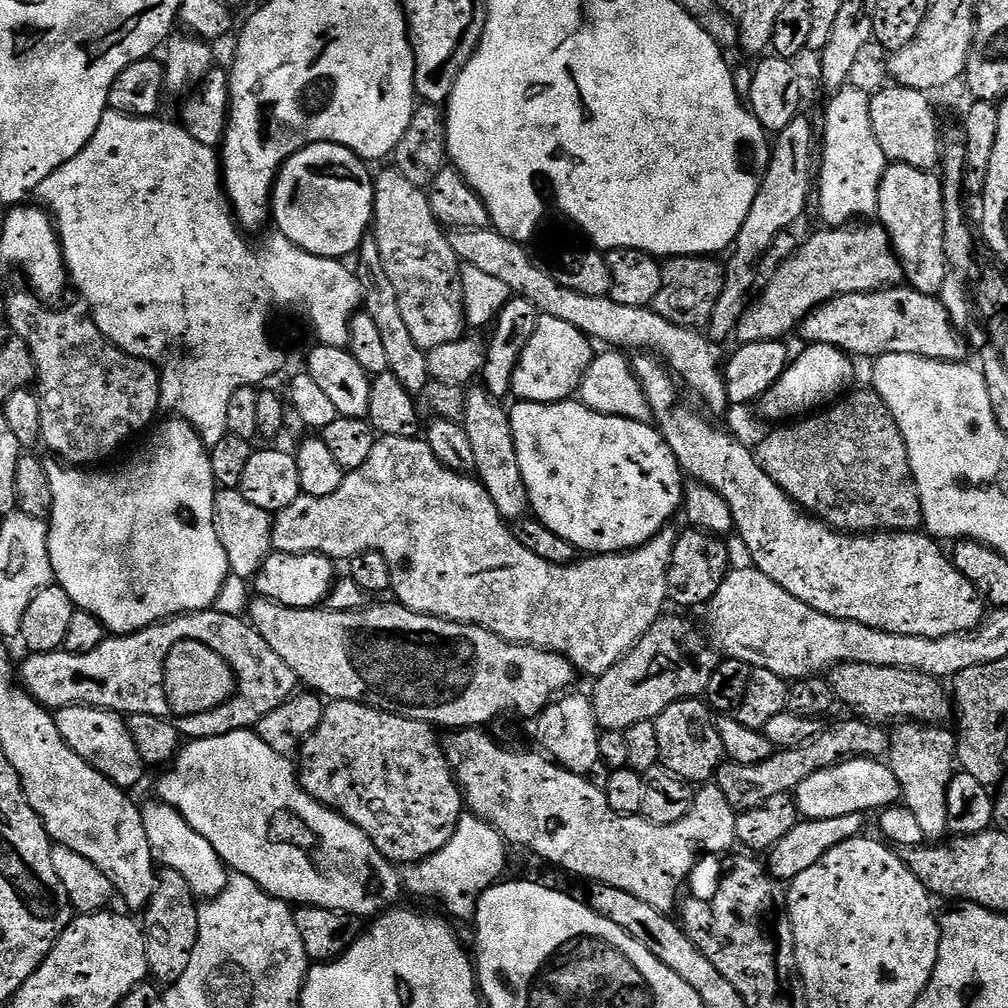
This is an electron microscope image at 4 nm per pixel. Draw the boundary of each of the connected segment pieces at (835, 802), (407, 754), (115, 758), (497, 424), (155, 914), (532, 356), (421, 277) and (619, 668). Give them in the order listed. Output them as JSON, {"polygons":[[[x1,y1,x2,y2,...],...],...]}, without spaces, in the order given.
{"polygons":[[[876,758,843,760,833,768,818,770,818,774,810,774,806,782,796,787,794,795,801,817,806,820,838,818,842,814,855,812,868,814,871,808,883,810,901,799,898,778,894,778,887,763]],[[333,700,325,707,318,730,314,730,300,750,300,785,319,804,333,808,339,816,361,828,387,860,397,866,417,864,442,850,454,838,460,817,466,812,464,794,439,735,433,725,421,720,395,716,359,700]],[[75,704,69,708,59,709,55,713,58,734,94,770,101,772,110,782,114,782,120,788,132,790,132,787,144,776,146,765,138,754,138,746,134,746,134,738,130,738,128,721,119,712,108,712,105,708,88,708,85,704]],[[483,386,473,387,471,391,467,393,464,401,462,423,466,434,470,434,470,443,474,450,475,475,487,489,490,498,494,498,494,506,498,506,500,513,508,518,523,517,530,508,528,487,522,478,522,466,518,466,518,450,514,446,509,409,503,408,500,405,503,403,490,395]],[[160,868,156,873,154,894,142,913,148,971,157,985,167,986,182,978,190,963,190,954,194,954,194,942,198,942,199,913,198,897,190,890,186,878,182,878,178,870]],[[541,316,514,370,511,395,516,396,517,401,529,400,535,404,556,404,560,400,575,397,579,393,580,383,584,381,586,370,592,365,592,348,593,341,584,336,582,330,574,330,570,322]],[[388,166,381,176,375,177,372,210,374,239,378,242,382,266,386,270,386,278,390,278,390,286,394,286,394,294,398,294,398,307,402,309,402,319,406,322,414,342,427,350,461,339,466,332,463,288,460,281,462,265,450,246,448,232,434,218,434,210,430,210,427,191,414,186,414,182,406,179,396,167]],[[661,615,659,620,646,630,646,634,635,646,626,653,620,663,615,664,610,670,595,677,596,684,590,691,590,699,593,706,594,718,599,727,605,732,623,732,638,722,655,720,666,706,670,706,679,700,690,700,703,697,706,686,710,686,710,674,714,674,718,663,715,651,700,652,700,640,696,636,688,636,692,632,692,624,683,620,680,616]]]}

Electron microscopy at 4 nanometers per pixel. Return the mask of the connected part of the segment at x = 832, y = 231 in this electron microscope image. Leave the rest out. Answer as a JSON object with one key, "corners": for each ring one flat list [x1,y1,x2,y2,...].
{"corners":[[872,223,857,232,852,226,828,226,823,229,825,232,813,231,809,240,799,245,793,256,767,277,764,293,745,307,735,339,738,338,740,344,784,340,797,331,798,325,819,304,846,294,877,292,879,288,899,285,904,280,904,271,892,248,892,240,879,223]]}

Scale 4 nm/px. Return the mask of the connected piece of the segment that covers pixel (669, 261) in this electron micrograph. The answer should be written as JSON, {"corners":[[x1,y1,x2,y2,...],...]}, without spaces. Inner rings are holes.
{"corners":[[670,256,662,264,662,290,651,308,674,326,699,329,711,321,714,306,722,298,725,265,710,256]]}

